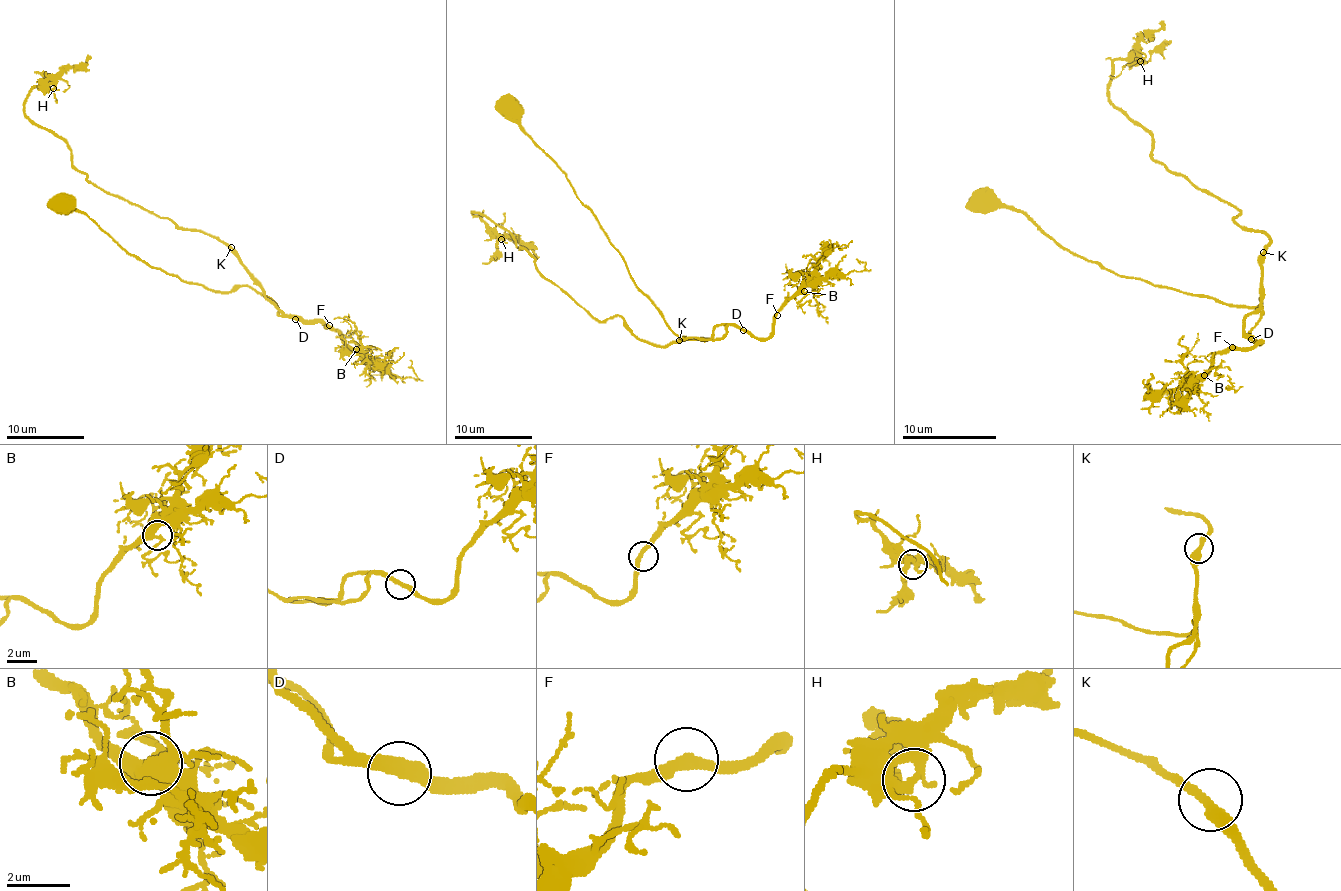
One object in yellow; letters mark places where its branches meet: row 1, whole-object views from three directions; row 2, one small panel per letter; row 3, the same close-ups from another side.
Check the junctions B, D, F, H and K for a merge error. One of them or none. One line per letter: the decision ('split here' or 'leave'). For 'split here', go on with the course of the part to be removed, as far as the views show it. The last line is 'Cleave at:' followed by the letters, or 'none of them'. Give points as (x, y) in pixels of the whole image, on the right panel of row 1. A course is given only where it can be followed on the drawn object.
B: leave
D: leave
F: leave
H: leave
K: leave
Cleave at: none of them

